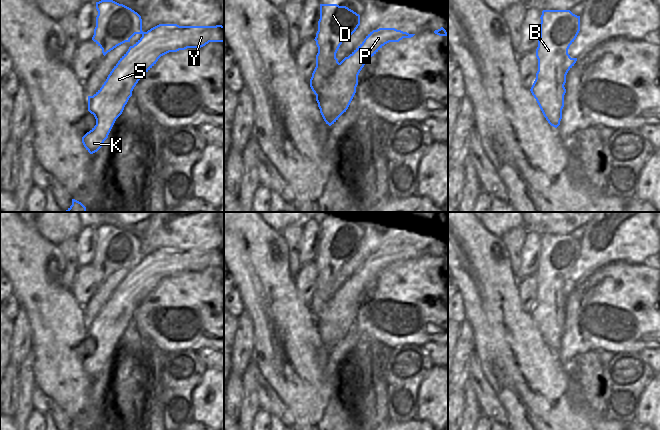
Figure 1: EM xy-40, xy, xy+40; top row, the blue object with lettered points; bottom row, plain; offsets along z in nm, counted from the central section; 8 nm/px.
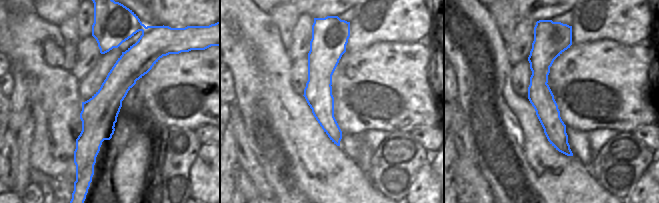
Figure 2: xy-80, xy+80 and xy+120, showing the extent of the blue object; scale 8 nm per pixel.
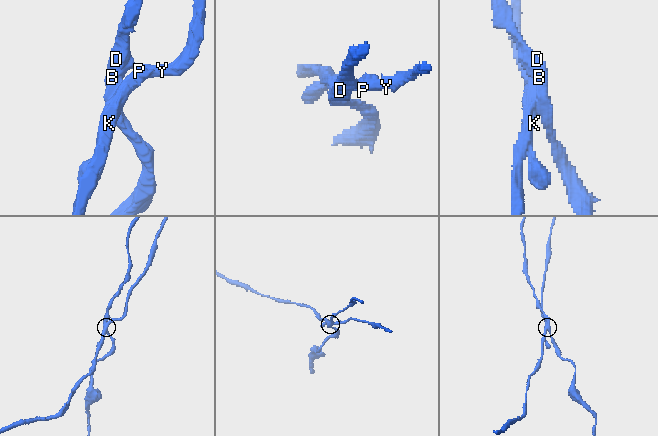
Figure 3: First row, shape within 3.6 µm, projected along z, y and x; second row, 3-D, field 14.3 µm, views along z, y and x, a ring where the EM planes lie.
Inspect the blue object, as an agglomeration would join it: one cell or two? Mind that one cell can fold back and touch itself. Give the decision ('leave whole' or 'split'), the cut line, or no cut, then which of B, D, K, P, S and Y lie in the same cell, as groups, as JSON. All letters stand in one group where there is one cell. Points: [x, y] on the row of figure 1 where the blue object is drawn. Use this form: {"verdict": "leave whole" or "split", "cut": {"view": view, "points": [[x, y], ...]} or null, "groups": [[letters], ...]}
{"verdict": "split", "cut": {"view": "xy", "points": [[335, 55], [322, 94], [338, 102], [340, 115]]}, "groups": [["B", "D"], ["K", "P", "S", "Y"]]}

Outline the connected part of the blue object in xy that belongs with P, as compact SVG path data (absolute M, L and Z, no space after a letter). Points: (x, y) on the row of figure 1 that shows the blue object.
M379 28L370 32L364 41L348 56L345 57L340 63L336 56L330 61L330 73L326 77L328 85L324 89L322 95L331 100L339 102L338 111L342 115L348 109L358 85L358 75L369 58L374 56L385 44L389 42L399 42L403 38L411 38L415 34L409 34L395 28Z

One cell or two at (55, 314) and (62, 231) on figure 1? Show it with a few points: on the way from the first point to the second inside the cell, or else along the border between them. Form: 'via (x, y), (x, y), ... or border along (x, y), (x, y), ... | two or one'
border along (38, 231), (57, 246) | two

